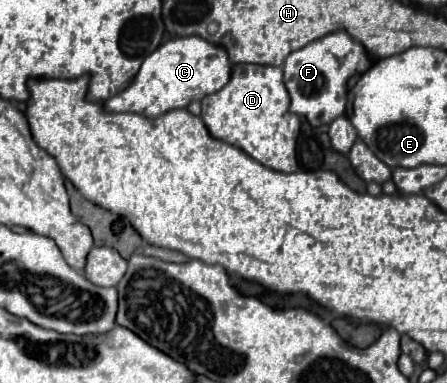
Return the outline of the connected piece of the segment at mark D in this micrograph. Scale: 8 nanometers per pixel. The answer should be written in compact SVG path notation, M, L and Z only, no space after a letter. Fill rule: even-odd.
M236 64L232 70L230 82L216 94L210 94L202 100L202 120L210 132L210 136L224 140L232 146L238 146L248 156L272 168L276 172L296 172L296 138L300 132L300 118L290 112L290 96L282 82L282 68L276 66L252 66L252 64Z

